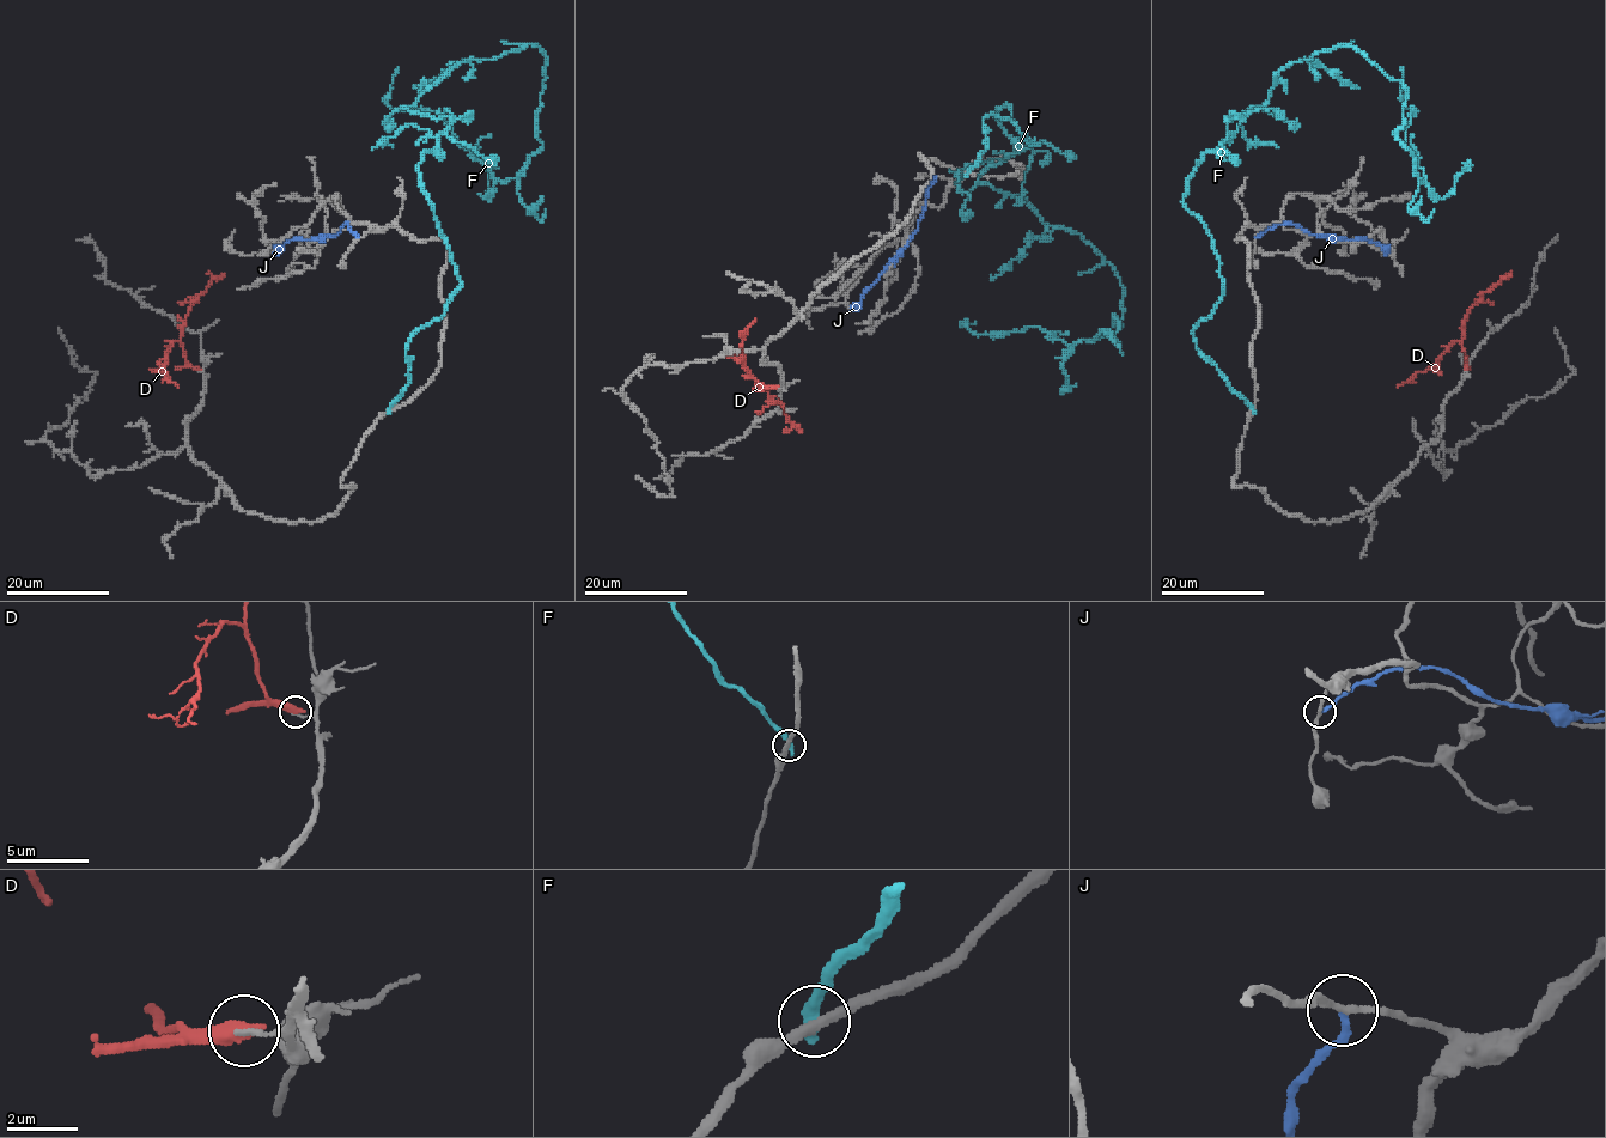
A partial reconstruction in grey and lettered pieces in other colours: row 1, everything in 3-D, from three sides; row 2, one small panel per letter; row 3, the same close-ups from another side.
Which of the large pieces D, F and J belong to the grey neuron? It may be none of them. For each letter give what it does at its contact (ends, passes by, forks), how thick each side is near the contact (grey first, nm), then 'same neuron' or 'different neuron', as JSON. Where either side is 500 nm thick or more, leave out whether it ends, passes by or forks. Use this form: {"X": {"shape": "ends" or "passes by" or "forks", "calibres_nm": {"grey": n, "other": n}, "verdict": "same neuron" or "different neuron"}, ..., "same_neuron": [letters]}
{"D": {"calibres_nm": {"grey": 130, "other": 500}, "verdict": "different neuron"}, "F": {"shape": "ends", "calibres_nm": {"grey": 280, "other": 420}, "verdict": "different neuron"}, "J": {"shape": "ends", "calibres_nm": {"grey": 170, "other": 220}, "verdict": "different neuron"}, "same_neuron": []}

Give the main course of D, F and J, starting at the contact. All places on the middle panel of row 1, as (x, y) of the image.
D: (773, 388), (758, 383), (780, 405), (794, 425), (790, 430), (783, 430)
F: (966, 174), (990, 114), (1038, 144), (1007, 103), (1028, 147), (978, 180), (1123, 288), (1070, 346), (975, 322)
J: (934, 177), (918, 229), (851, 310)

